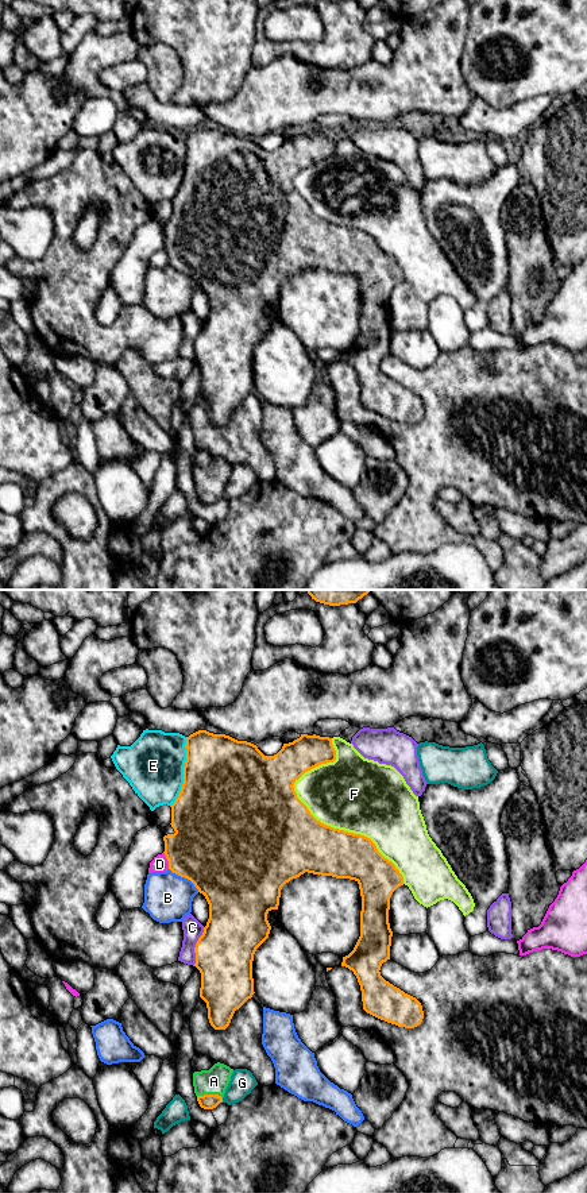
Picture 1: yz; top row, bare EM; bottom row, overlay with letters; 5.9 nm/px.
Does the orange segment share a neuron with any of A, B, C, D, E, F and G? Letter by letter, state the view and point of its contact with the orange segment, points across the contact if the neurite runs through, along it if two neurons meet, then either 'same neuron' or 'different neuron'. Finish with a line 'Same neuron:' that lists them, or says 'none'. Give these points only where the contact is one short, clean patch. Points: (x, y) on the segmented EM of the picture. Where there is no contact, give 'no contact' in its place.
A: yz (209, 1095) | across yz (208, 1101), (209, 1095), (209, 1085), (213, 1081) | same neuron
B: yz (185, 877) | different neuron
C: yz (196, 946) | different neuron
D: yz (168, 860) | different neuron
E: yz (184, 772) | different neuron
F: yz (316, 819) | different neuron
G: yz (221, 1100) | different neuron
Same neuron: A

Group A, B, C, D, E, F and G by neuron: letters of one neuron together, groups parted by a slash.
A / B / C / D / E / F / G

